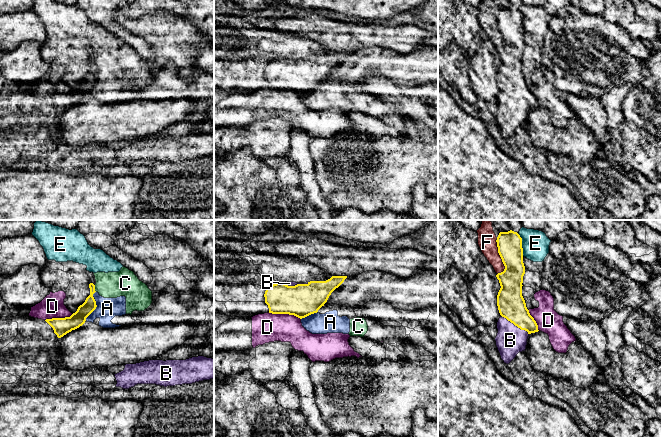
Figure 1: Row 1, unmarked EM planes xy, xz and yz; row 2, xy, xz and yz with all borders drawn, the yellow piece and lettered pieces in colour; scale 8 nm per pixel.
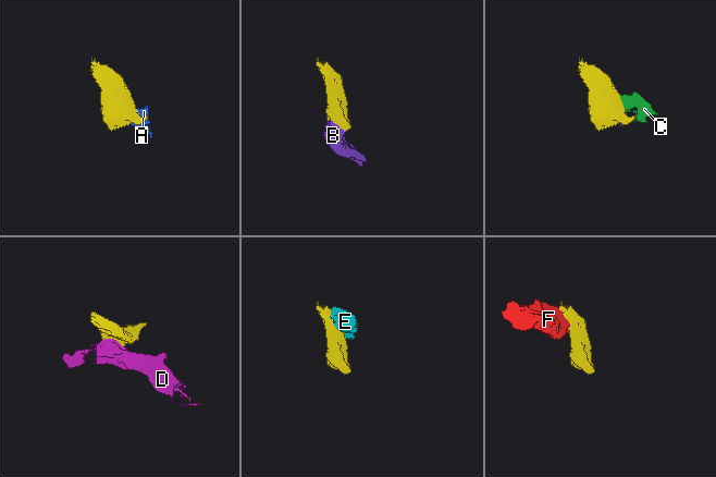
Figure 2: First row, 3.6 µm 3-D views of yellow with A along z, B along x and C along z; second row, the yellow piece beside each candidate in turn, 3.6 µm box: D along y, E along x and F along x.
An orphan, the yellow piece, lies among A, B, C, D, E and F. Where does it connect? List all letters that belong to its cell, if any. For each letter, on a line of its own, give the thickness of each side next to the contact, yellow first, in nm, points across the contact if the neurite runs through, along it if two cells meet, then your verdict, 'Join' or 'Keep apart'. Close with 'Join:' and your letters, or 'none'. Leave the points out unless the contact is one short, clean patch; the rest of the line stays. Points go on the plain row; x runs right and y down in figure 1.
A: Thickness 120 nm (yellow) against 180 nm. Boundary: xy (95, 67), (93, 72), (96, 84), (85, 96). Keep apart
B: Thickness 220 nm (yellow) against 240 nm. Join
C: Thickness 110 nm (yellow) against 200 nm. Boundary: xy (94, 61), (96, 67). Keep apart
D: Thickness 260 nm (yellow) against 240 nm. Boundary: xz (268, 88), (293, 90), (300, 95). Keep apart
E: Thickness 200 nm (yellow) against 220 nm. Keep apart
F: Thickness 200 nm (yellow) against 140 nm. Keep apart
Join: B

